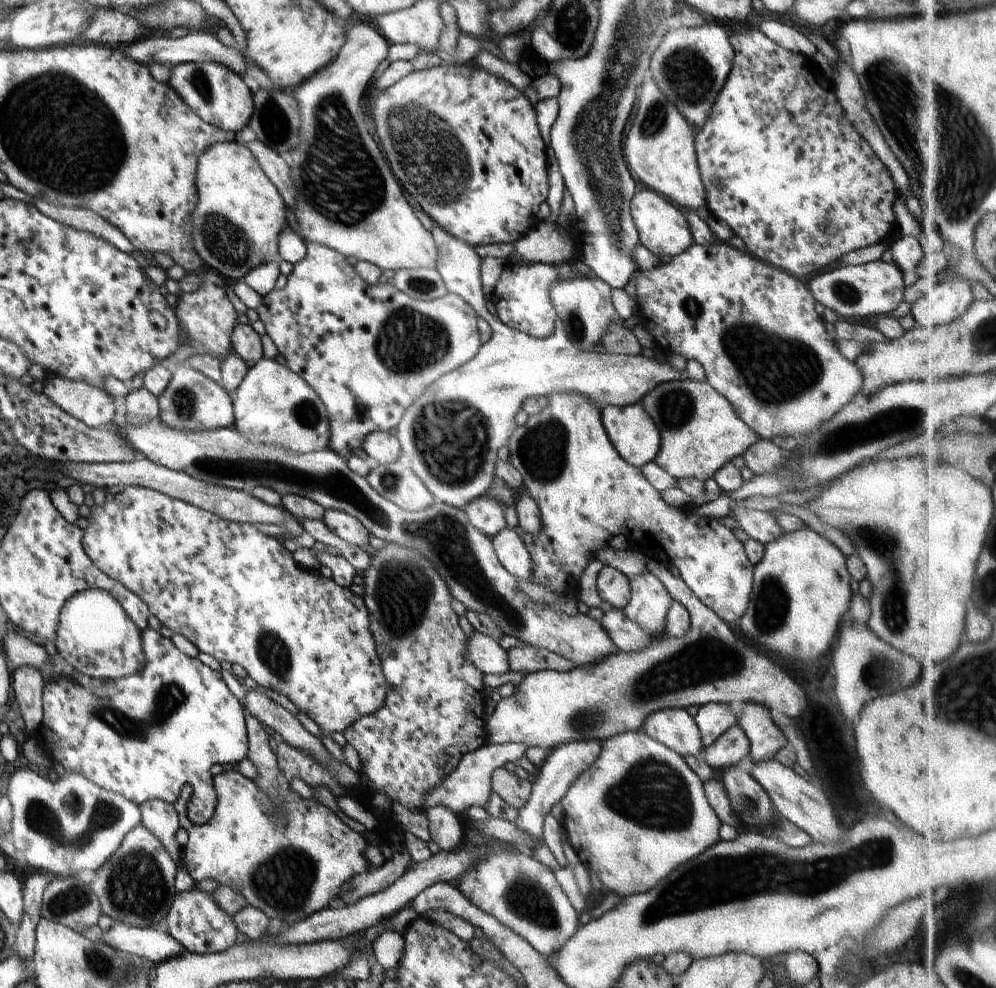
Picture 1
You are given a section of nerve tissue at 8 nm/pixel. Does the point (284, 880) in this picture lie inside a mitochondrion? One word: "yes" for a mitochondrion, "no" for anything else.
yes

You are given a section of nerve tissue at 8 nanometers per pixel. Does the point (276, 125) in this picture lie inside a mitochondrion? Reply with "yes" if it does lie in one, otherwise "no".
yes

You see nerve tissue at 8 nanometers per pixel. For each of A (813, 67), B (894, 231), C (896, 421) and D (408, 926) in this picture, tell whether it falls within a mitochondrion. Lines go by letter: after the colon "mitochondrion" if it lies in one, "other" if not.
A: other
B: other
C: mitochondrion
D: other

